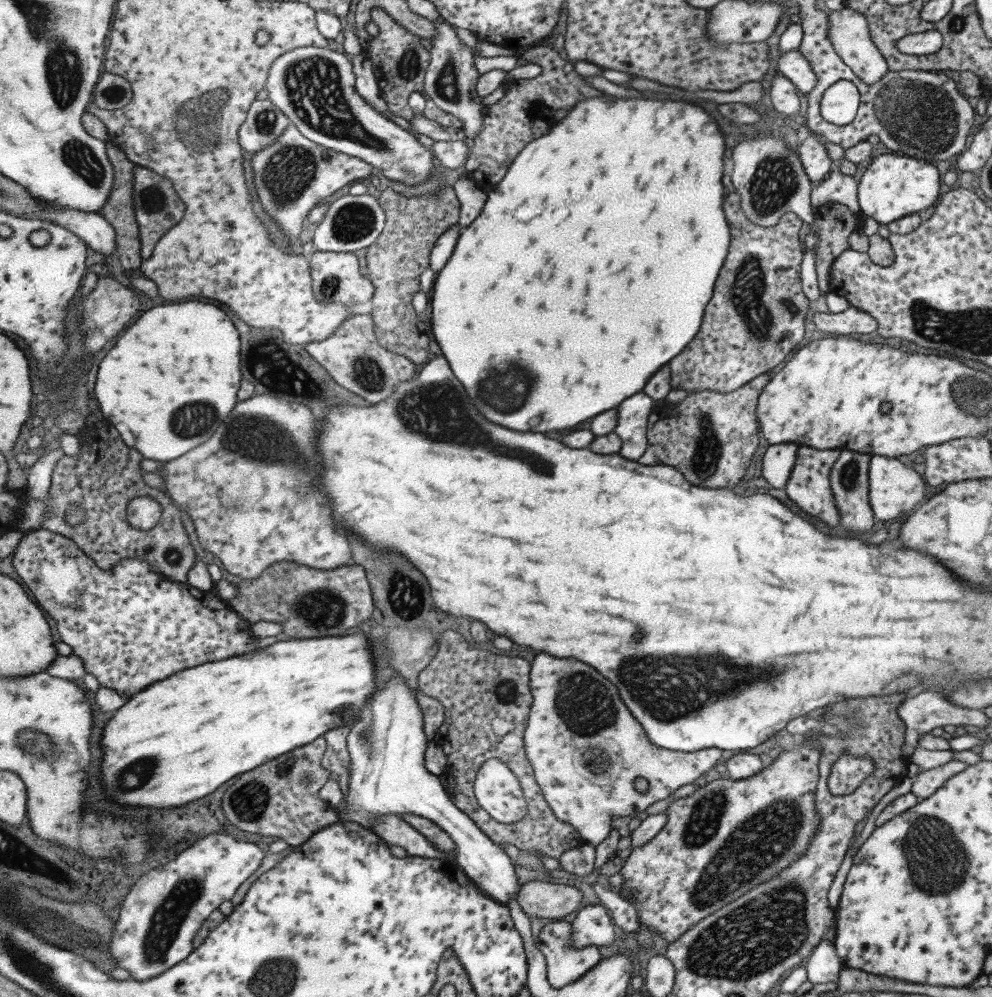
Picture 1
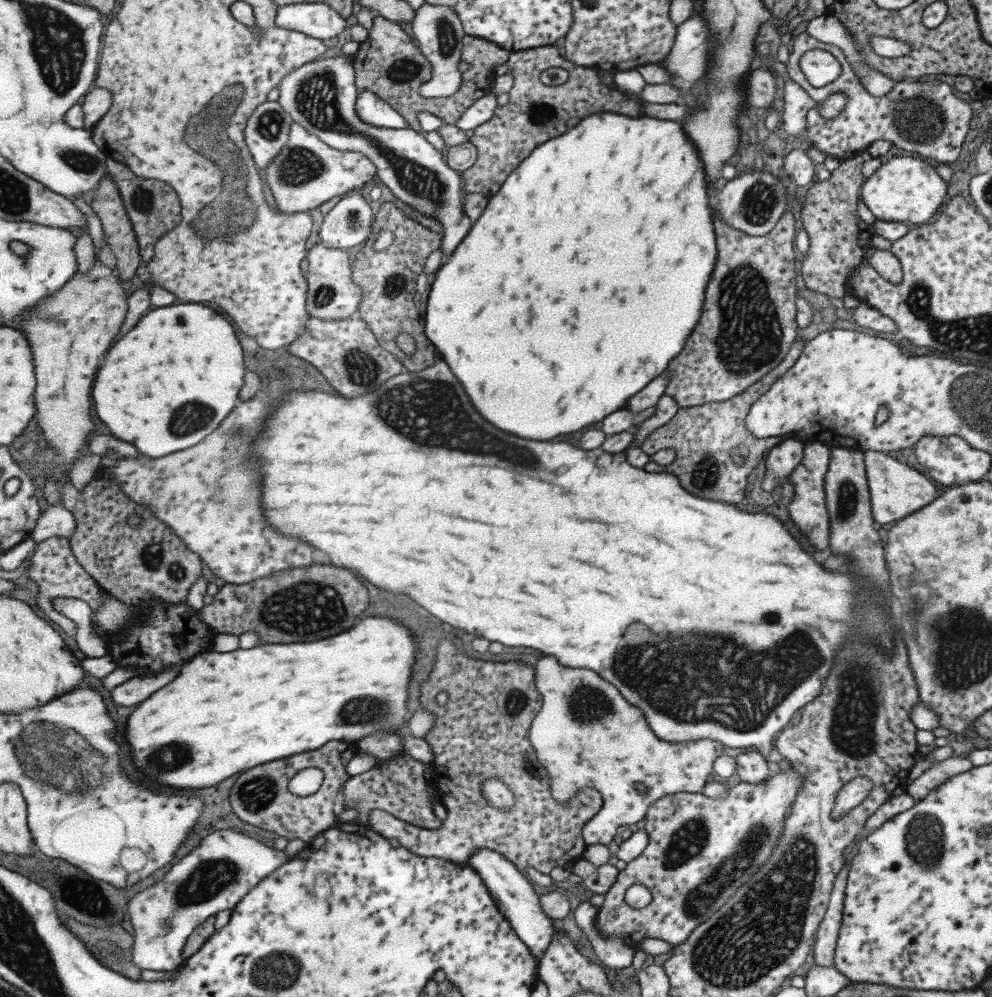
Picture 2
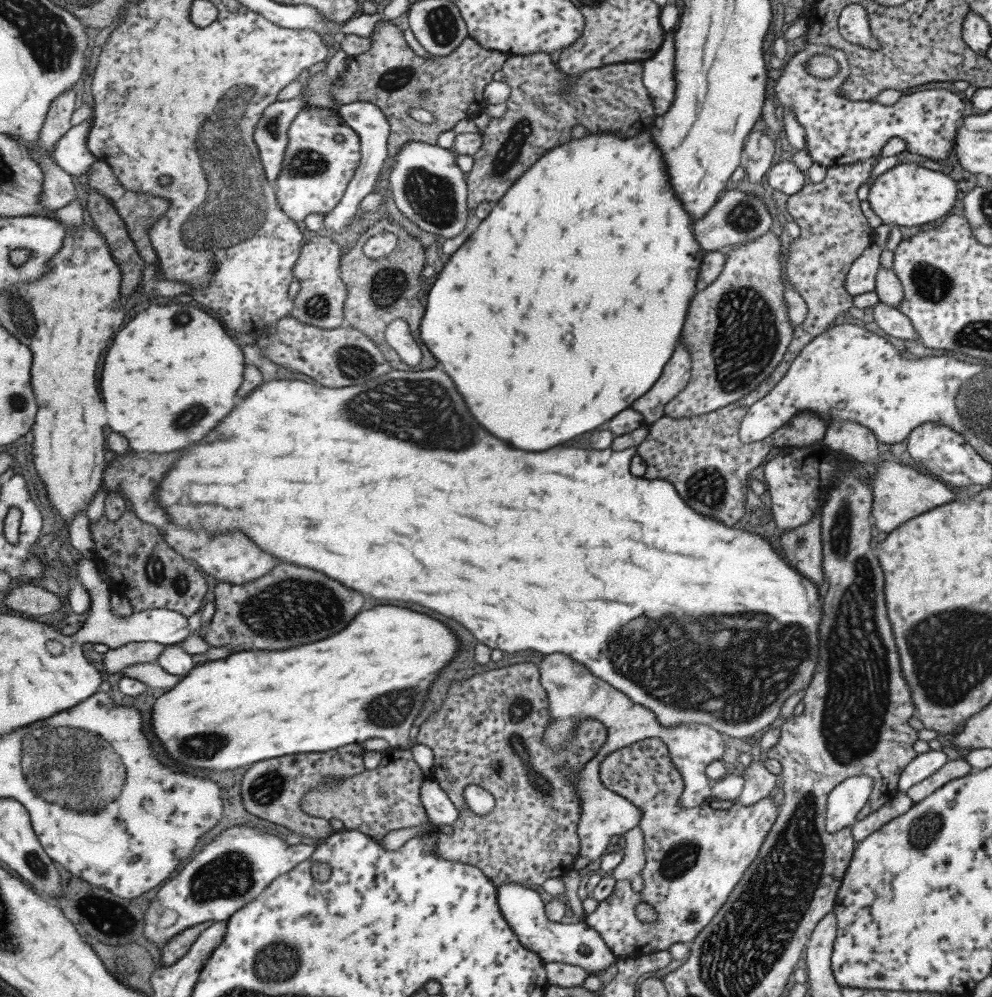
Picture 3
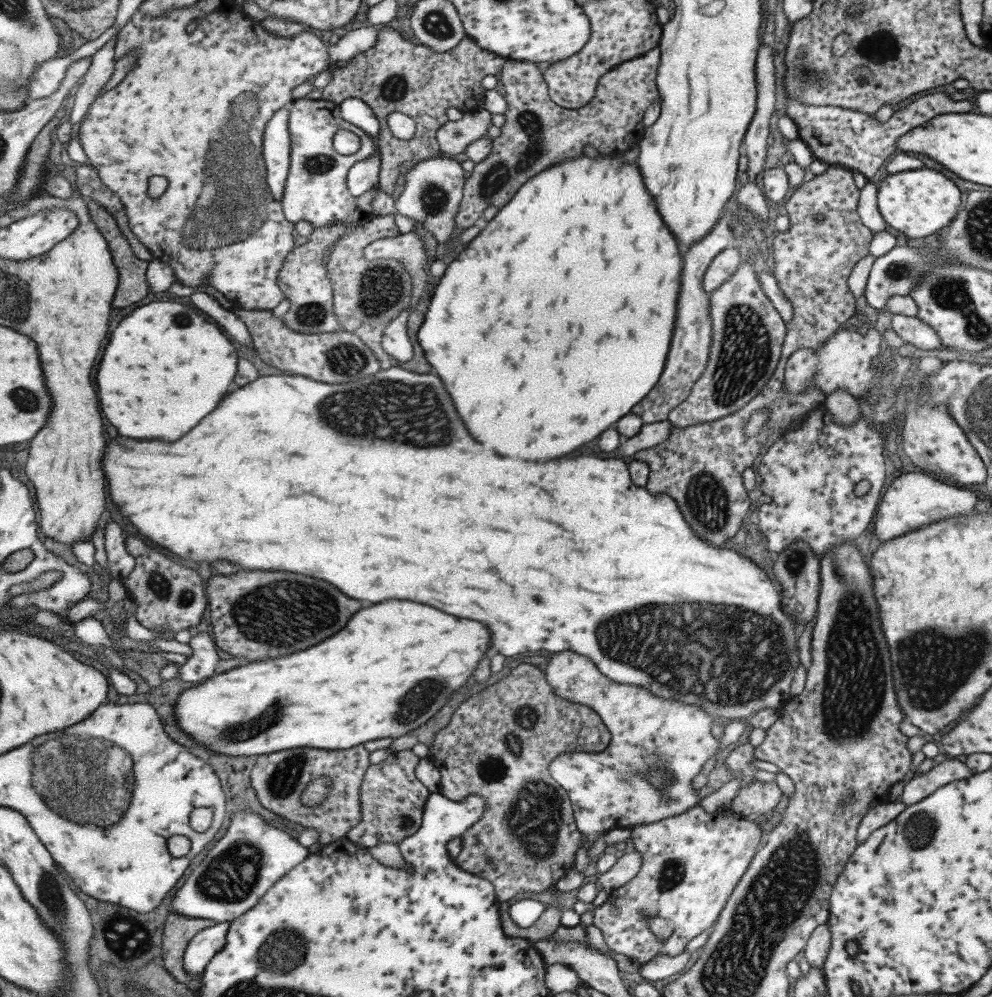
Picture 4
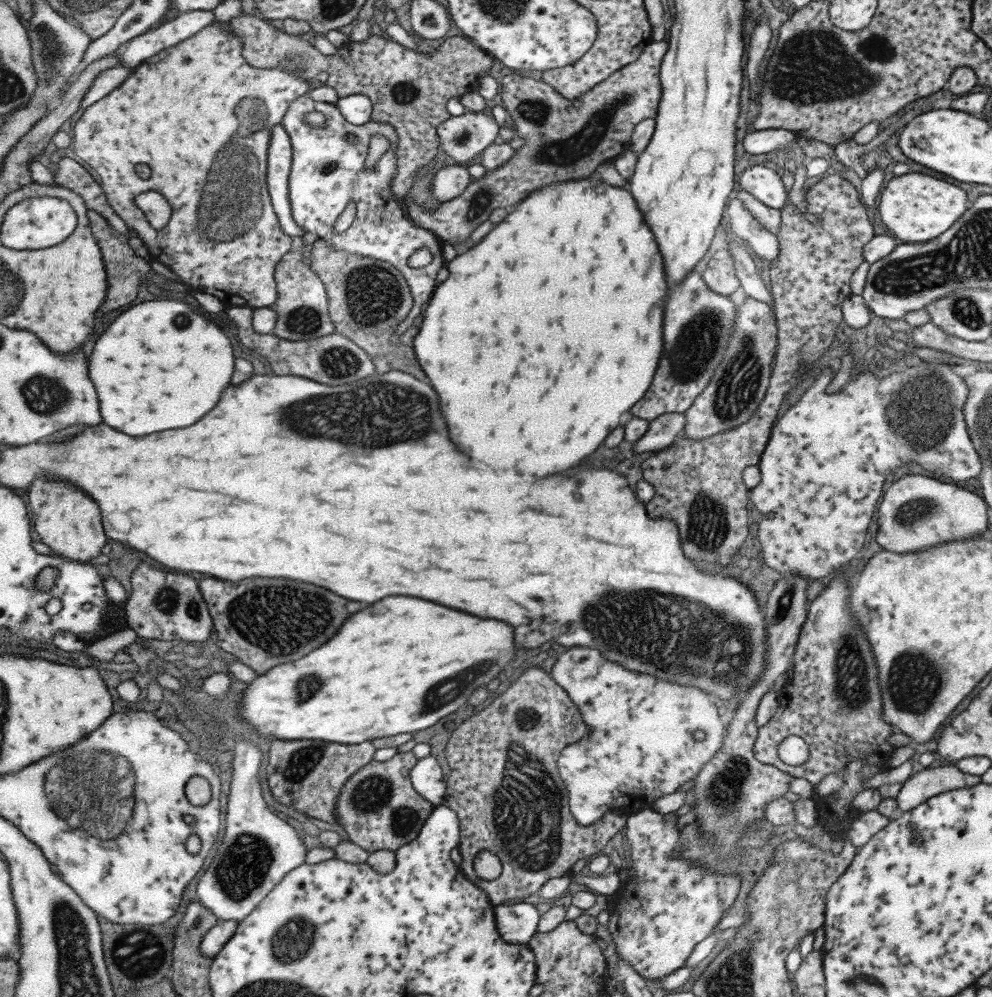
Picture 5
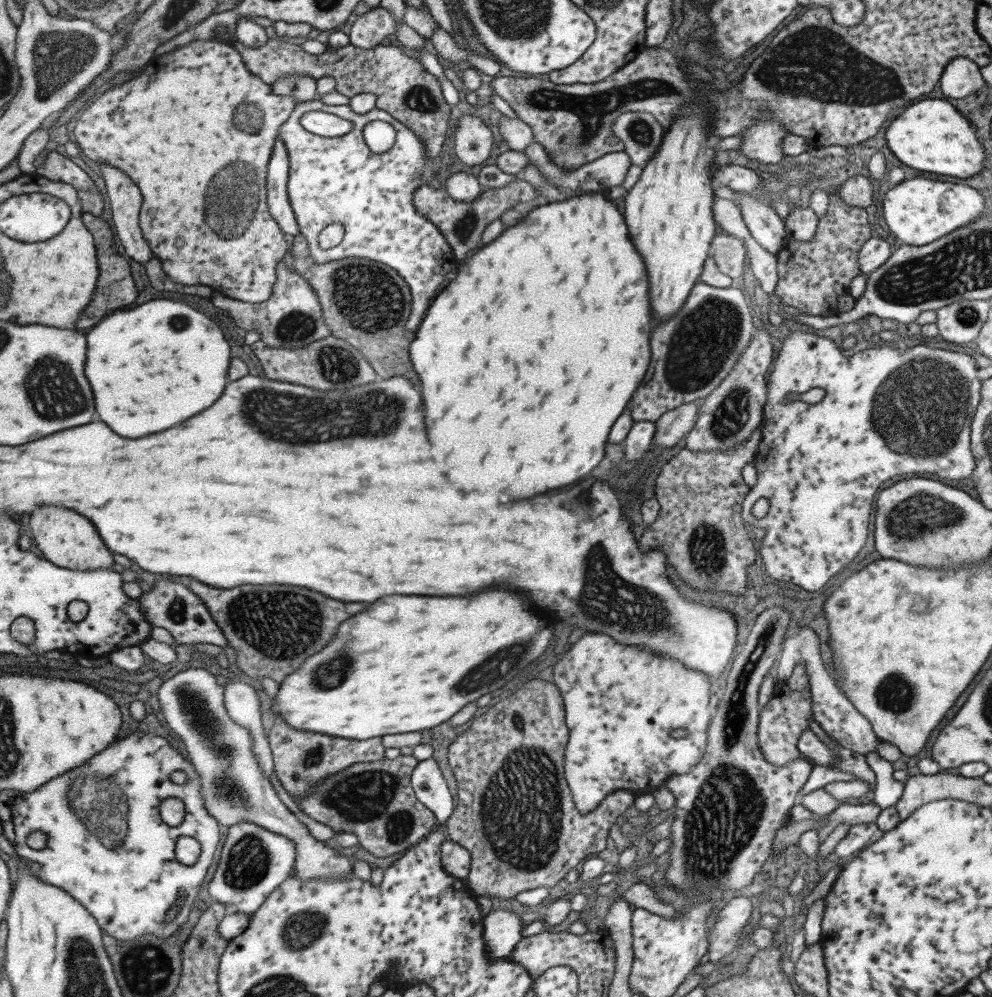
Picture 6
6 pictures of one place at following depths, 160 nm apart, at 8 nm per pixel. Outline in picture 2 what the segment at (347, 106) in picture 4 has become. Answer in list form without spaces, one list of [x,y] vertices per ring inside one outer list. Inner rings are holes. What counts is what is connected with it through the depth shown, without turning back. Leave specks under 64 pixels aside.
[[[370,90],[360,93],[356,102],[357,111],[365,123],[375,127],[407,129],[407,120],[391,107],[386,100]],[[350,191],[326,215],[319,236],[327,247],[349,250],[373,235],[373,205],[365,192]]]

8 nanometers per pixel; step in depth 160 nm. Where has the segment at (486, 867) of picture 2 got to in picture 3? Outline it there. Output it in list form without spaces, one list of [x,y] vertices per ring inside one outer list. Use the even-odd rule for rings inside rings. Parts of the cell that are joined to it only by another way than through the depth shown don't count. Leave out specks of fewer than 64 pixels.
[[[502,882],[496,886],[499,912],[518,938],[521,946],[537,954],[545,962],[562,962],[580,966],[588,974],[602,970],[607,972],[614,967],[614,954],[607,948],[603,939],[584,922],[562,924],[551,922],[545,916],[544,904],[537,893],[522,887],[517,882]]]

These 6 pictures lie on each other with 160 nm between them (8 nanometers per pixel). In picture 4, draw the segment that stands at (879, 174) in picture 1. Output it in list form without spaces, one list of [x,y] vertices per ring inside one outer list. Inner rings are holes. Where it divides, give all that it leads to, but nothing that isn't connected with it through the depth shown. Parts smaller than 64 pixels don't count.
[[[921,168],[888,175],[877,188],[876,207],[890,228],[902,232],[907,241],[939,233],[959,208],[959,190],[943,174]]]

